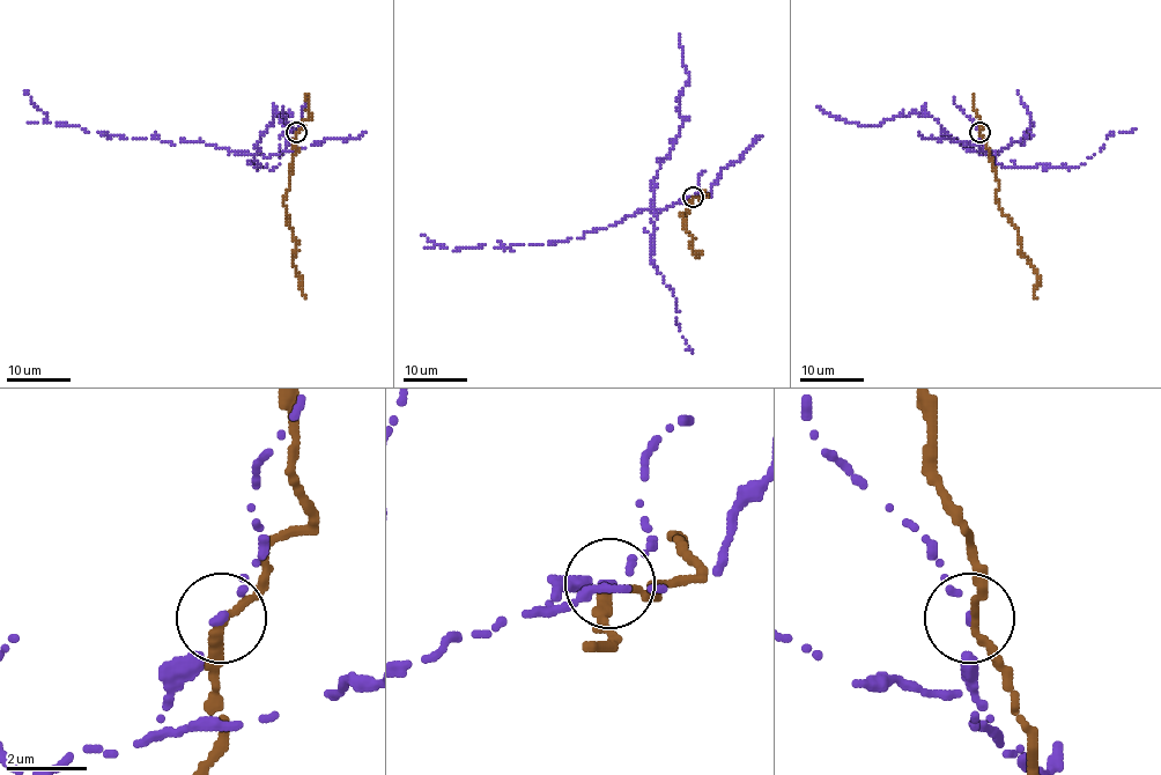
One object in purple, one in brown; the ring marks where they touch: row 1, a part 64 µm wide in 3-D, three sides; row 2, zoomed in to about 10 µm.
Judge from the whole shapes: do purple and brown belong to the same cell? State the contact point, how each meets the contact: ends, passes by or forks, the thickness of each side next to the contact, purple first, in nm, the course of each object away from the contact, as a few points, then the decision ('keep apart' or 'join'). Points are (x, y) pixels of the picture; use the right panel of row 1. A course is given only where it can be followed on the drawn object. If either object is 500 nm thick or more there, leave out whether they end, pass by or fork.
at (980, 132); purple ends there; brown passes by; 160 nm thick on the purple side, 200 nm on the other; purple runs (981, 133), (981, 146), (993, 156), (1032, 134), (1029, 113), (1017, 91); brown runs (981, 133), (998, 181), (999, 209), (1017, 230), (1020, 252), (1037, 278), (1034, 297); keep apart

